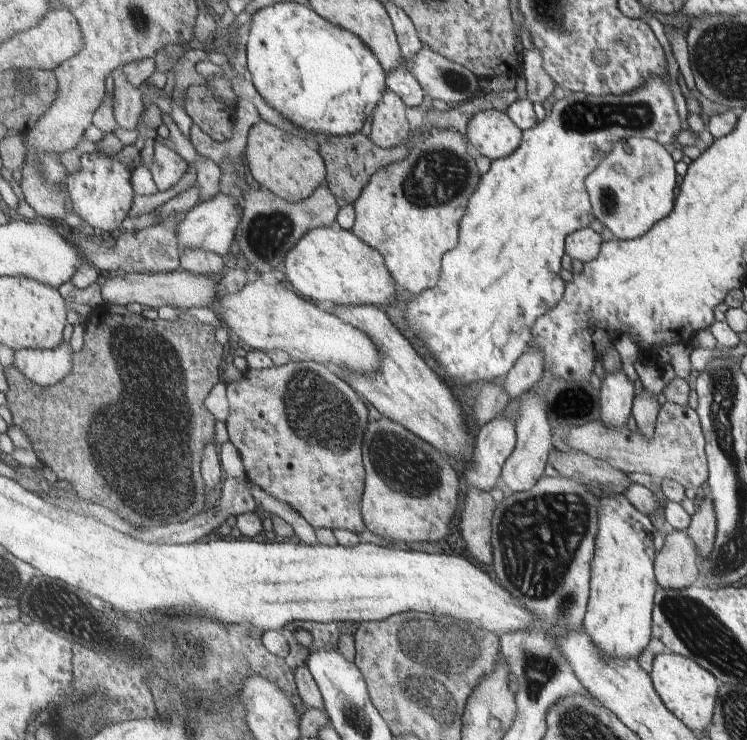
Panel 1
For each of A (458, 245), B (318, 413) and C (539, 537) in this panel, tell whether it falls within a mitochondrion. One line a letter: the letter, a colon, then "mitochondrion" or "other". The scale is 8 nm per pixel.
A: other
B: mitochondrion
C: mitochondrion

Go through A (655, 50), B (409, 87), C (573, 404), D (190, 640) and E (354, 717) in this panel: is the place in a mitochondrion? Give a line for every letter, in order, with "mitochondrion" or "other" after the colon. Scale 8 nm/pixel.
A: other
B: other
C: mitochondrion
D: mitochondrion
E: mitochondrion

